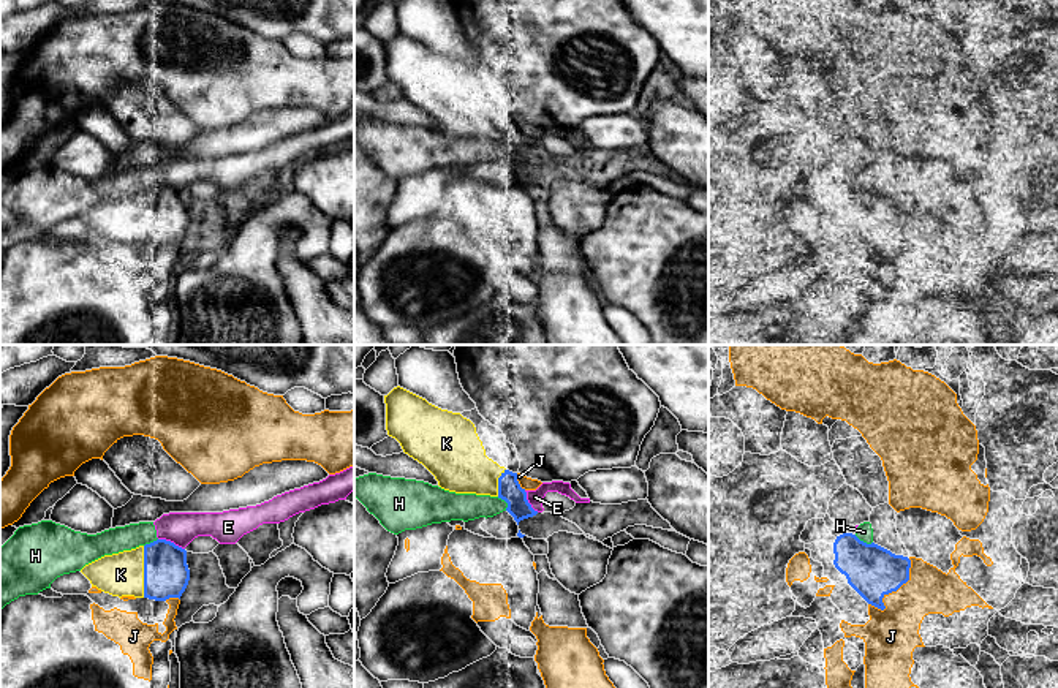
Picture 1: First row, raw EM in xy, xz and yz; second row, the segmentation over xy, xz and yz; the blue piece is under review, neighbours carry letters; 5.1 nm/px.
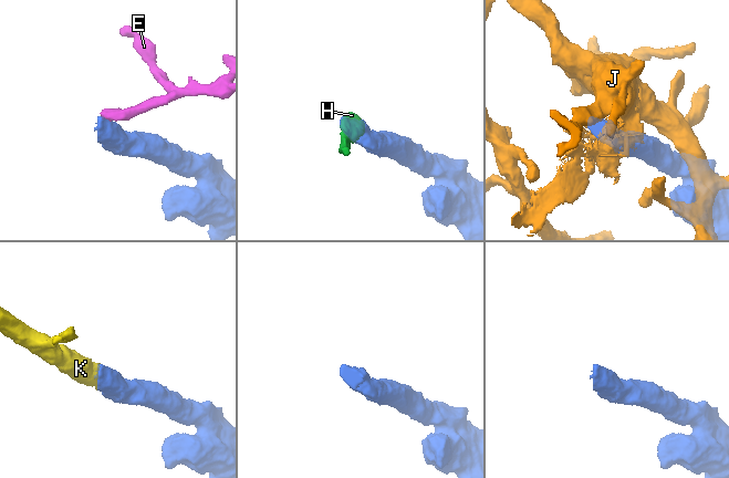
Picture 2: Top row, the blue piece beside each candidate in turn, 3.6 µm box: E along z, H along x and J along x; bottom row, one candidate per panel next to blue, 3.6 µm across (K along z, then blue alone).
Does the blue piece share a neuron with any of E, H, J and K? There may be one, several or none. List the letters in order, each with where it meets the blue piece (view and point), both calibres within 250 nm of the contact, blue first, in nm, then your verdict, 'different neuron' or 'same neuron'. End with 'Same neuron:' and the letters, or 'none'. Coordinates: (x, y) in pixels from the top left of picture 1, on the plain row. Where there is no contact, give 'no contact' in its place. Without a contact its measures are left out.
E: contact xy (170, 187); calibres 240 and 160 nm; different neuron
H: contact yz (862, 187); calibres 260 and 90 nm; different neuron
J: contact yz (892, 236); calibres 260 and 280 nm; different neuron
K: contact xy (144, 217); calibres 240 and 220 nm; same neuron
Same neuron: K

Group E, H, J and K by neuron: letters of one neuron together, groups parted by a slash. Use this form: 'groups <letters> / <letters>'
groups E H / J / K

